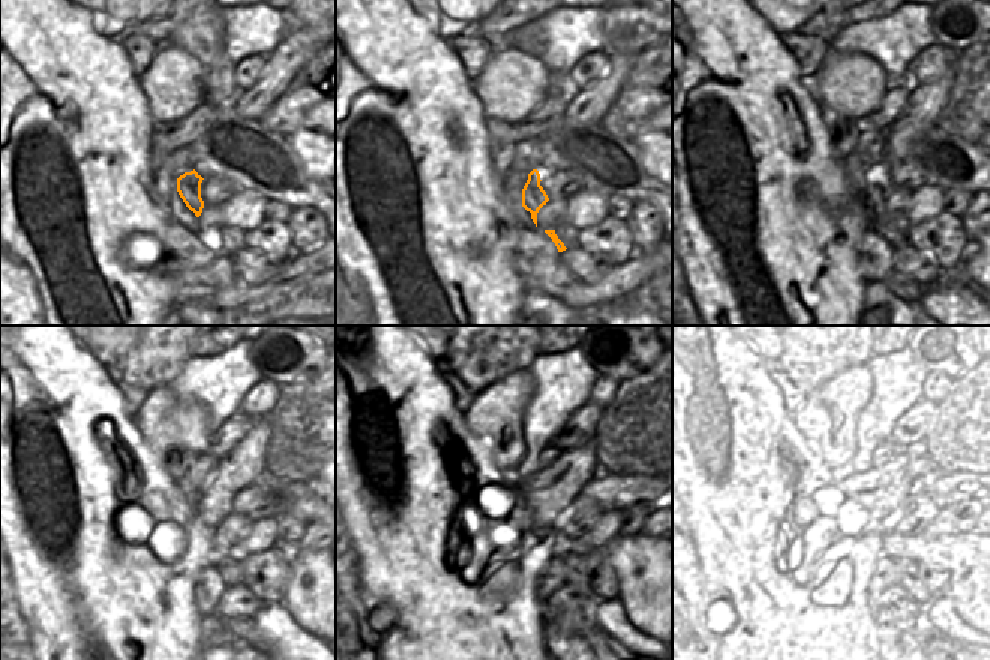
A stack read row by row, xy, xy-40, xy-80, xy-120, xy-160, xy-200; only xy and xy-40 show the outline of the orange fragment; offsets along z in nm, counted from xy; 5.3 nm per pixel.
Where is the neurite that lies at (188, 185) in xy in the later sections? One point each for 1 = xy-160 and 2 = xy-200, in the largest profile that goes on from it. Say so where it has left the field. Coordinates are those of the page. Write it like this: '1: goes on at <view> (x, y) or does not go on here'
1: goes on at xy-160 (573, 566)
2: goes on at xy-200 (914, 575)

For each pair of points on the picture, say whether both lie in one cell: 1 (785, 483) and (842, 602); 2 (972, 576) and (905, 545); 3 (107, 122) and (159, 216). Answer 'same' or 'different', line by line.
1: same
2: same
3: same

